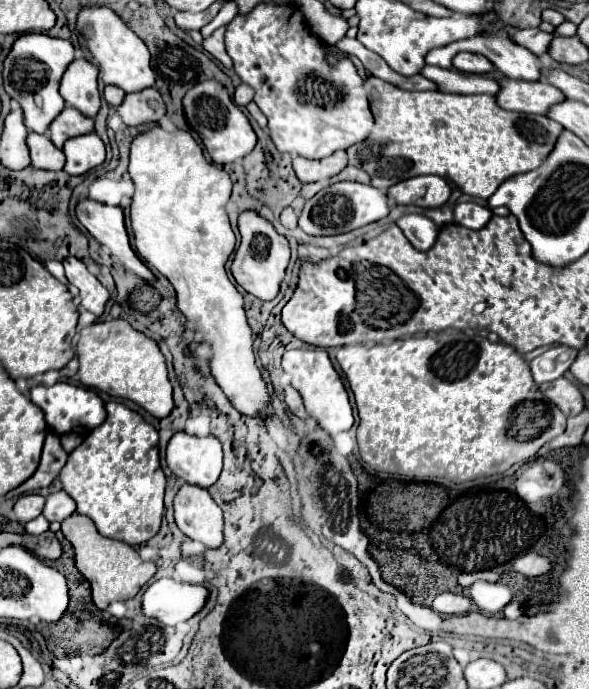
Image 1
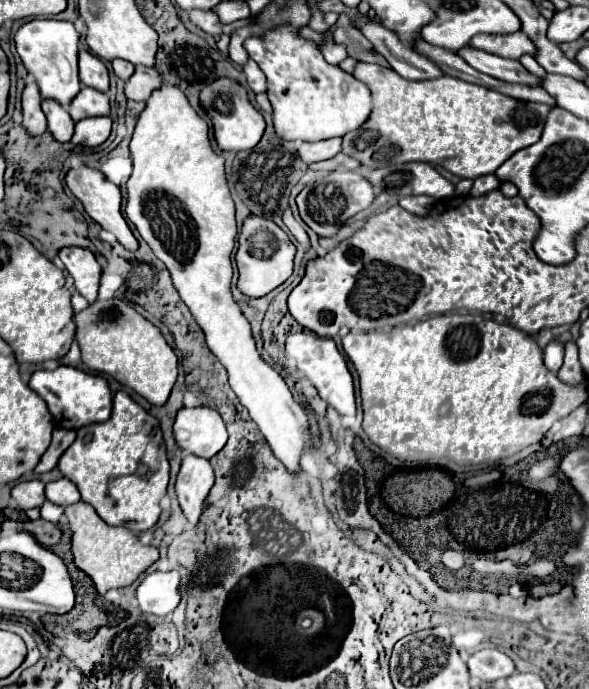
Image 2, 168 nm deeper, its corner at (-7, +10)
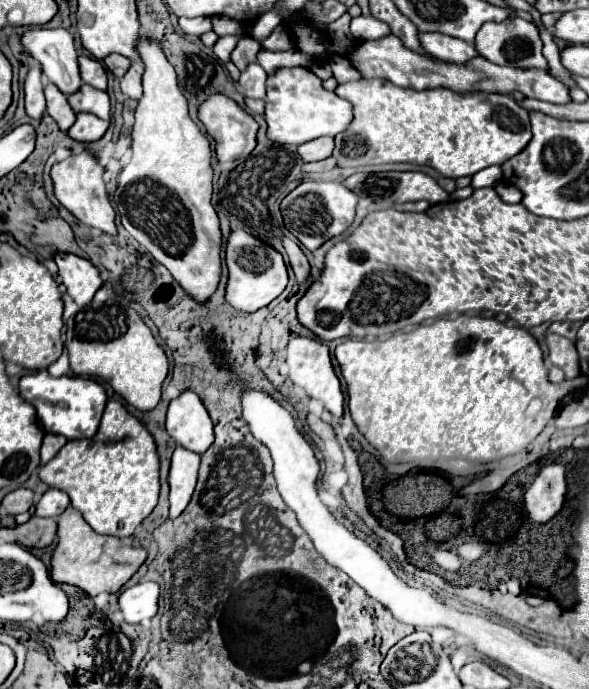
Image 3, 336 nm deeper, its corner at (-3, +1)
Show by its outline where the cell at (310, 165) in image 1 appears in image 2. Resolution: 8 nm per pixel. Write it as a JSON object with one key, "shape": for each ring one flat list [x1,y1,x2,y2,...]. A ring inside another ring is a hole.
{"shape":[[341,138,331,140,317,140,317,142,301,142,299,146,299,158,307,164,333,158,337,152,341,152]]}

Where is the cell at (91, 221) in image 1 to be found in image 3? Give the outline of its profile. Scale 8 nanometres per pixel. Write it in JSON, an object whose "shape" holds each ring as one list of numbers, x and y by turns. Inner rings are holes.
{"shape":[[83,151,79,155,71,155,61,163,55,163,51,169,51,179,55,185,55,197,57,201,67,207,81,223,101,229,107,235,117,235,117,225,115,225,115,209,111,207,109,201,109,193,105,189,105,181,103,181,103,169,97,163,97,159,93,155,89,155,89,151]]}

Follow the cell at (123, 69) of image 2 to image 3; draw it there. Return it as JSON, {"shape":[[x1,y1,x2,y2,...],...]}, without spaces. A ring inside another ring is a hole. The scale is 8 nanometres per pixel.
{"shape":[[111,55,111,57,105,57,103,63,107,65,107,69,115,75,115,77,123,77,131,65,131,61,127,61,127,57,119,57,119,55]]}

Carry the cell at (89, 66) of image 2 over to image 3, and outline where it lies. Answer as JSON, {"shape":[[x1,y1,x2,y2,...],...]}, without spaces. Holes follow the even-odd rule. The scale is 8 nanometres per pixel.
{"shape":[[81,55,79,57,79,71,81,71,83,83,87,83,87,85,91,85,95,89,107,91,107,73,105,73,105,69,103,69,103,65,99,61]]}

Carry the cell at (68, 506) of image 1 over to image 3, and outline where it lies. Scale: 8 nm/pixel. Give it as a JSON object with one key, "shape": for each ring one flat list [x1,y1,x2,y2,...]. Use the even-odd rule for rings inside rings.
{"shape":[[47,489,35,505,35,515,39,517,59,517,69,507,69,495,59,489]]}

